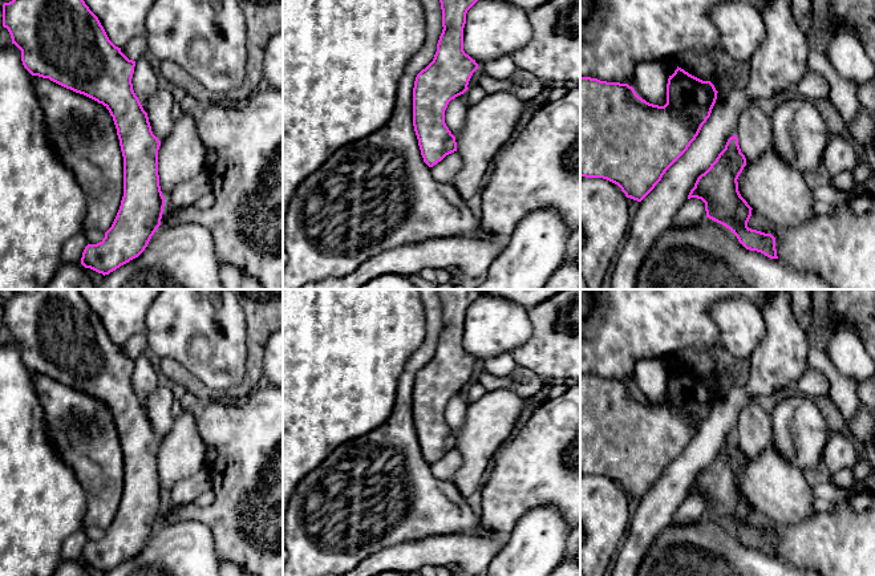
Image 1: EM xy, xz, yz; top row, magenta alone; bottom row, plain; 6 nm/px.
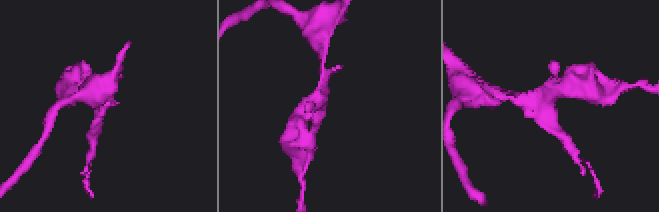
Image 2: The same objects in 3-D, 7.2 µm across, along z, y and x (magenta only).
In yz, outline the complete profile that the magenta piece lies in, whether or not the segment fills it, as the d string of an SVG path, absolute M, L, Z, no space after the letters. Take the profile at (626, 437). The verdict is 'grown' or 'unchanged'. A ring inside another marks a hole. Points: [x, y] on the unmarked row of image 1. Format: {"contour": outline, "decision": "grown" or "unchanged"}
{"contour": "M678 364L668 376L664 403L647 399L628 381L580 374L580 474L607 476L617 482L627 495L641 499L696 437L710 414L717 390L710 378L702 378Z", "decision": "unchanged"}

